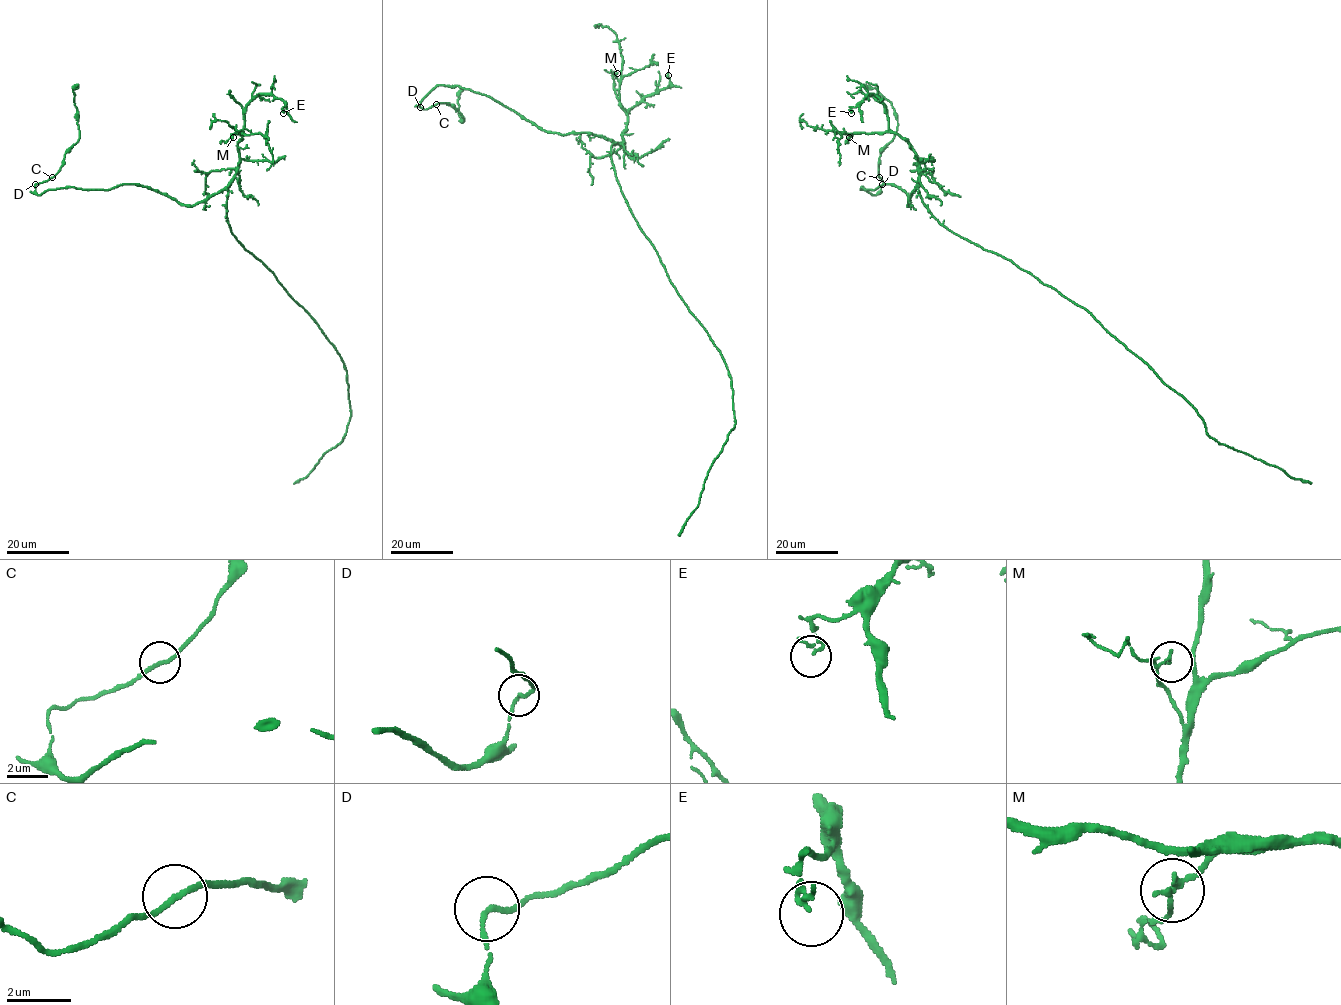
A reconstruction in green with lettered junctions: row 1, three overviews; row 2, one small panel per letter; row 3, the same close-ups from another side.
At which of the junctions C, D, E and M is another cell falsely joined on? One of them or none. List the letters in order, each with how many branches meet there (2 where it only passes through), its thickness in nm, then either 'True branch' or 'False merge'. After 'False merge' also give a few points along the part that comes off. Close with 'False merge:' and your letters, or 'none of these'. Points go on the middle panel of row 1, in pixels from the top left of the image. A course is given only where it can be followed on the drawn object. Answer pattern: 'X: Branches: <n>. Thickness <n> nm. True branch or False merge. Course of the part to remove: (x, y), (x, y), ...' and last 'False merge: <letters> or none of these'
C: Branches: 2. Thickness 150 nm. True branch
D: Branches: 2. Thickness 140 nm. True branch
E: Branches: 2. Thickness 120 nm. True branch
M: Branches: 2. Thickness 120 nm. True branch
False merge: none of these

